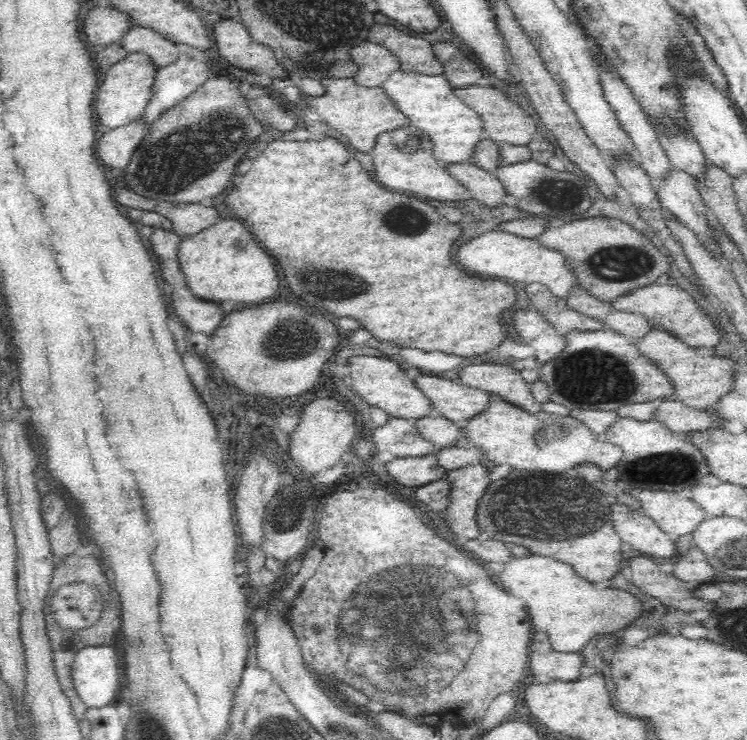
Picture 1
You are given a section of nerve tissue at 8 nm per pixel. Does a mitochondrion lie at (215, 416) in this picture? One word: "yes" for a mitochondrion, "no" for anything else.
no

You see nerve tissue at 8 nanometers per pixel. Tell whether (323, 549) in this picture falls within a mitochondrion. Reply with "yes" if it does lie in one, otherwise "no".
no

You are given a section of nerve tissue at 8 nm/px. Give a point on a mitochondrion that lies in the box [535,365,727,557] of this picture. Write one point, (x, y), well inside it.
(662, 470)

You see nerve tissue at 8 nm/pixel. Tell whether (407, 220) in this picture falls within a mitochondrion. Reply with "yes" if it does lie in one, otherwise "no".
yes

